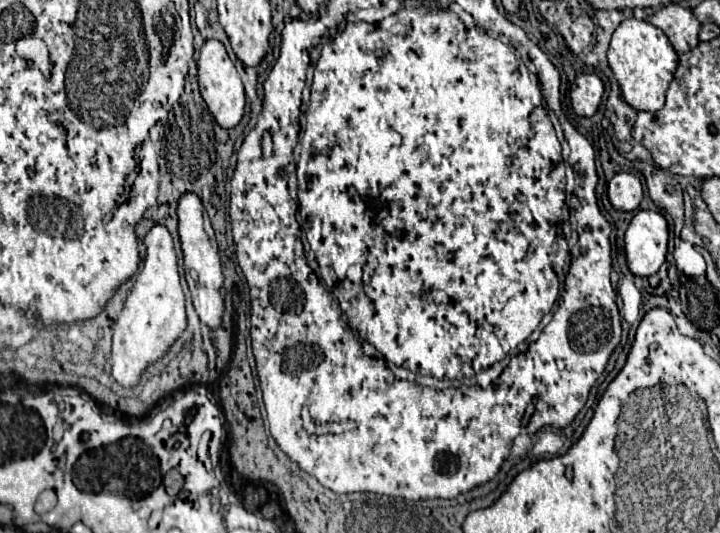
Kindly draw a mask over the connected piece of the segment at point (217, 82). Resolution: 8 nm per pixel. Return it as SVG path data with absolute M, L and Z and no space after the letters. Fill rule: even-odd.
M211 38L211 40L205 40L201 52L199 52L199 60L197 60L197 68L199 68L199 90L201 90L201 96L207 104L207 108L211 110L213 118L217 120L219 126L223 128L233 128L239 124L239 120L243 118L243 112L245 112L245 90L243 90L243 84L241 84L241 78L225 50L225 46Z

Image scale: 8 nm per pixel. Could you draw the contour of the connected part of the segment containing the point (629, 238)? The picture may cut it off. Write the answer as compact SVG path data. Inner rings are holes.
M637 210L625 232L627 266L635 276L655 274L667 254L669 226L663 214L653 210Z

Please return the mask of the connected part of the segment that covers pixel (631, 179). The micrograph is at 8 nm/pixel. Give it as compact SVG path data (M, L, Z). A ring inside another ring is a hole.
M619 172L611 178L611 182L607 184L609 188L609 200L613 204L613 208L617 210L625 210L625 212L633 212L639 208L639 202L643 200L643 186L639 176L631 174L631 172Z

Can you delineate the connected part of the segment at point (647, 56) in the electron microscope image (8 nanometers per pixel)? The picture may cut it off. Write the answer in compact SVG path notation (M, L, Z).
M623 20L619 28L613 32L607 58L621 86L623 98L631 108L645 112L659 112L663 108L667 88L673 80L675 68L679 66L679 56L663 30L659 30L647 20Z

